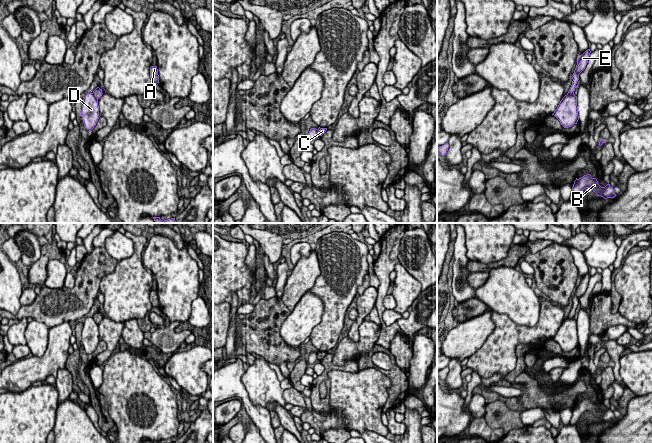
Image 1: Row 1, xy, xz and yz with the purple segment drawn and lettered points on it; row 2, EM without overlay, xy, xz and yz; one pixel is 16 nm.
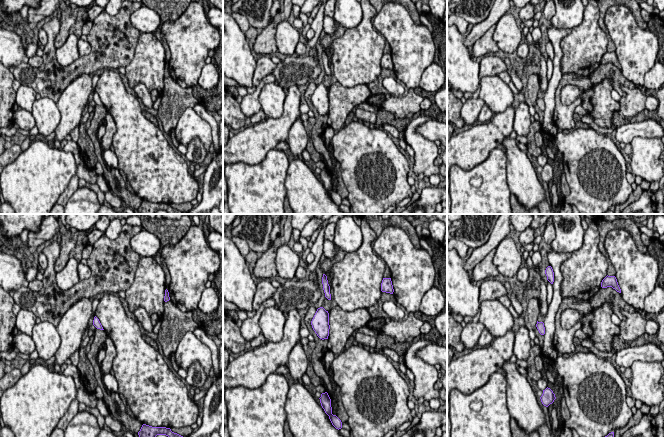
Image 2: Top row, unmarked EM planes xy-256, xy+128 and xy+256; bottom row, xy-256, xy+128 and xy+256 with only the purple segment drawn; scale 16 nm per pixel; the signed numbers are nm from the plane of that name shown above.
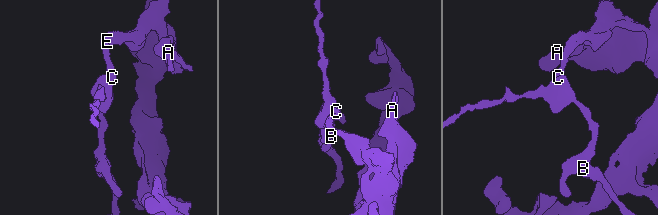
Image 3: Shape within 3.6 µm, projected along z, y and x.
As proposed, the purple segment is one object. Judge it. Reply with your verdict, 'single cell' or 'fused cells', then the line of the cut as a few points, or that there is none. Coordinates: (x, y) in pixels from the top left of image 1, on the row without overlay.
fused cells | xz (316, 353), (318, 359)

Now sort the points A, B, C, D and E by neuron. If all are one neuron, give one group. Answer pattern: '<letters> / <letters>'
A C E / B D

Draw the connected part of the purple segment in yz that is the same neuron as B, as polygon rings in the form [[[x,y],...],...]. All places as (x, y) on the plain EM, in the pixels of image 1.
[[[587,398],[579,403],[576,402],[574,405],[570,424],[576,425],[581,415],[585,412],[591,412],[597,420],[601,420],[604,423],[614,422],[616,420],[615,415],[610,408],[607,408],[605,411],[601,411],[596,402],[592,402],[590,398]]]

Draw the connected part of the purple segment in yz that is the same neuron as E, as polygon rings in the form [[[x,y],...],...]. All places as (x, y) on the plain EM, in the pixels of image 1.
[[[588,273],[582,279],[580,279],[580,281],[577,283],[576,292],[574,294],[573,299],[571,300],[573,303],[572,309],[571,309],[567,319],[573,319],[574,318],[576,308],[579,304],[579,298],[585,293],[585,291],[588,287],[590,277],[591,277],[591,275],[590,275],[590,273]]]

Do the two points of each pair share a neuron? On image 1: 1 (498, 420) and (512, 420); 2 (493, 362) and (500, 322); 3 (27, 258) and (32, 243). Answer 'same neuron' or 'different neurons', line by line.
1: same neuron
2: same neuron
3: same neuron

